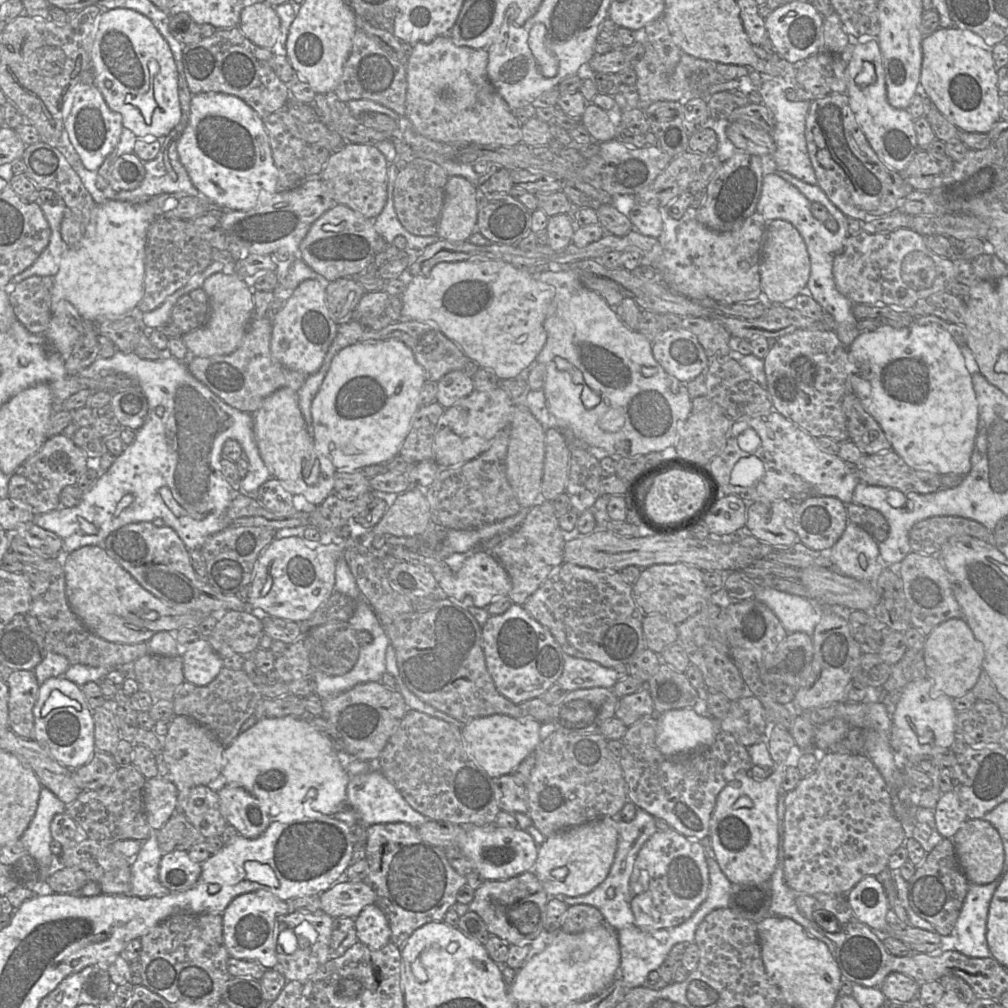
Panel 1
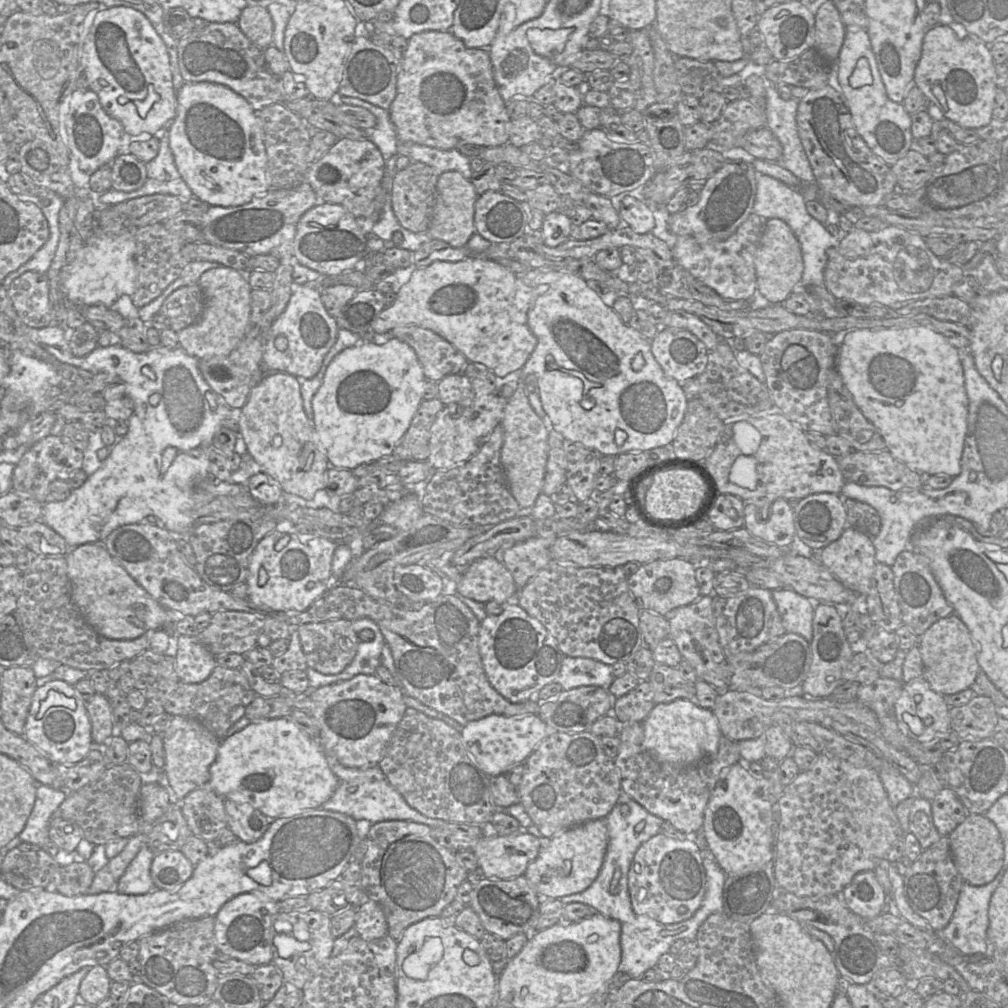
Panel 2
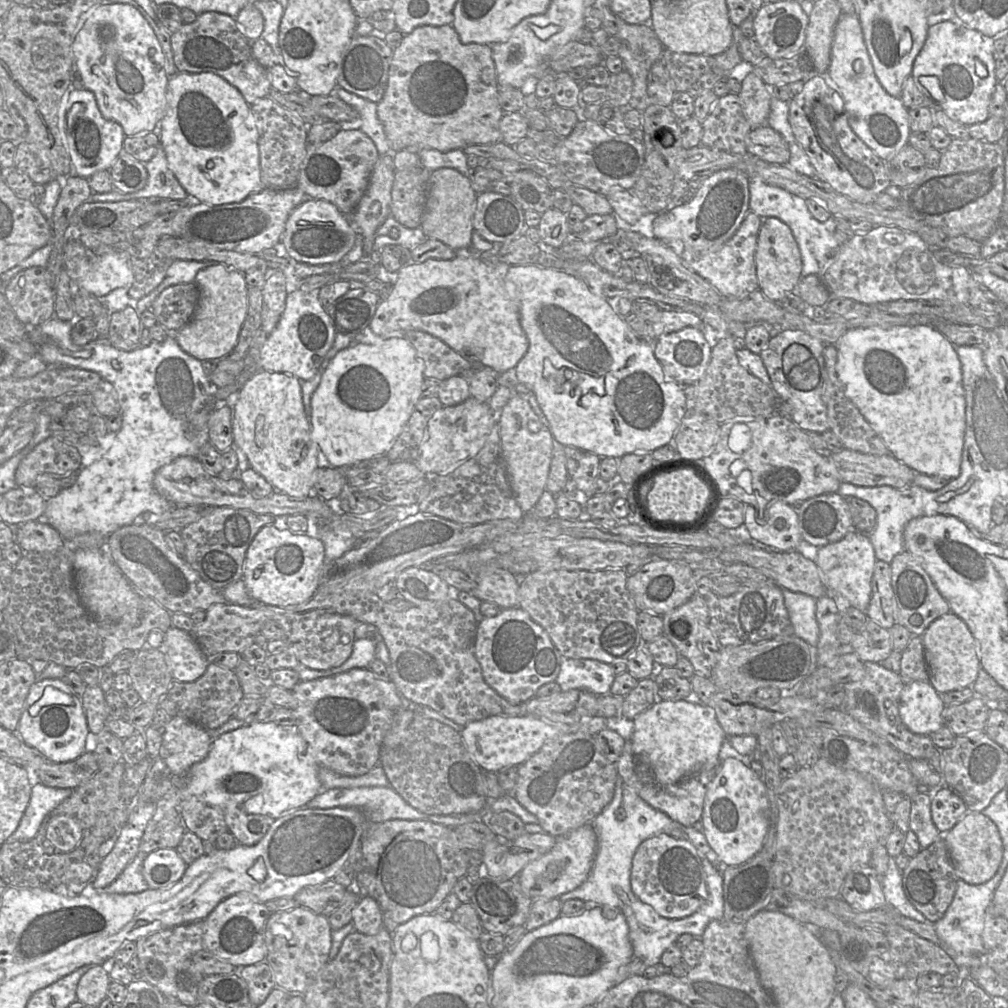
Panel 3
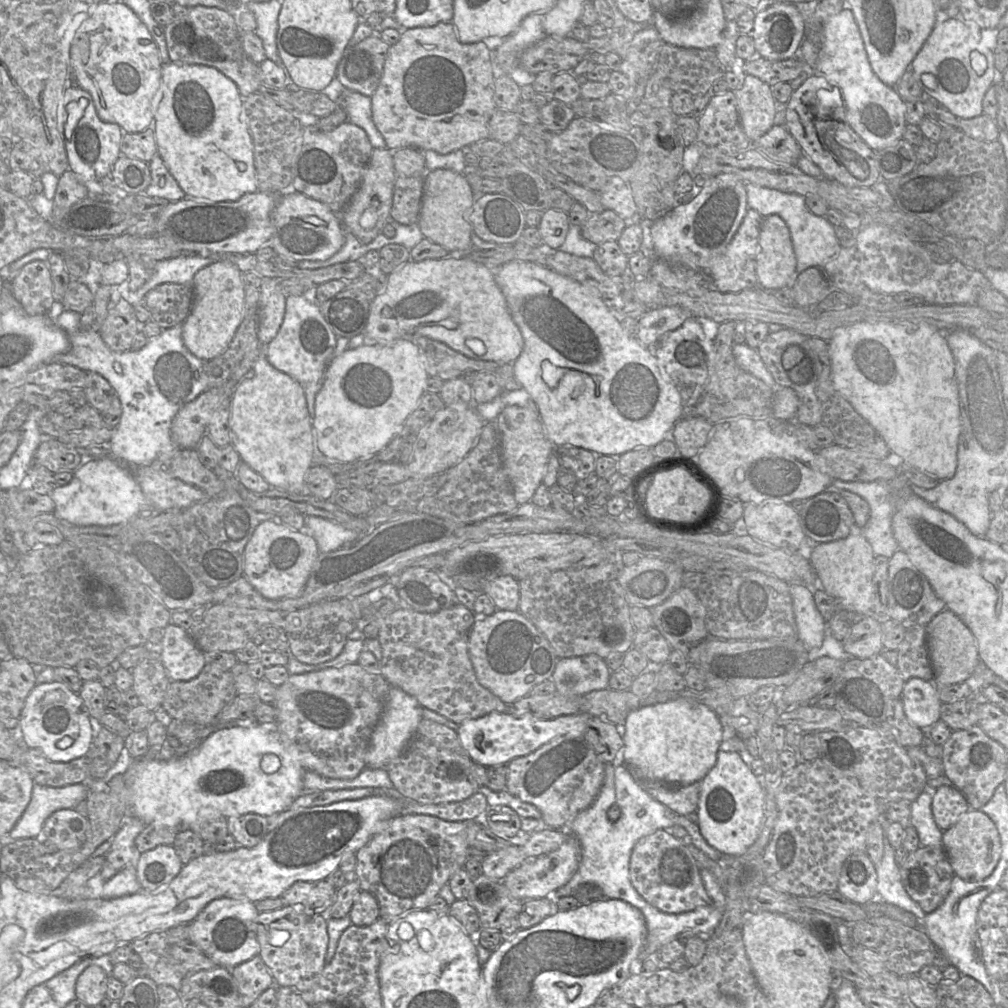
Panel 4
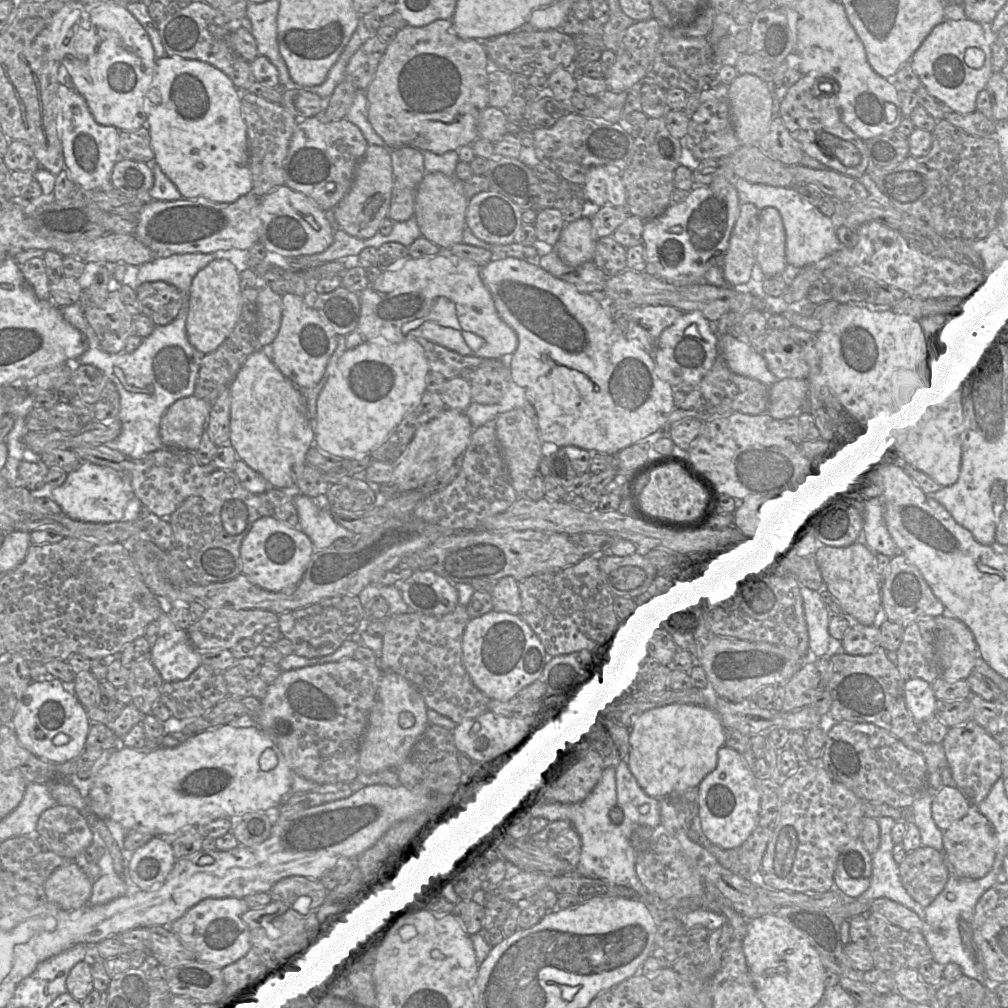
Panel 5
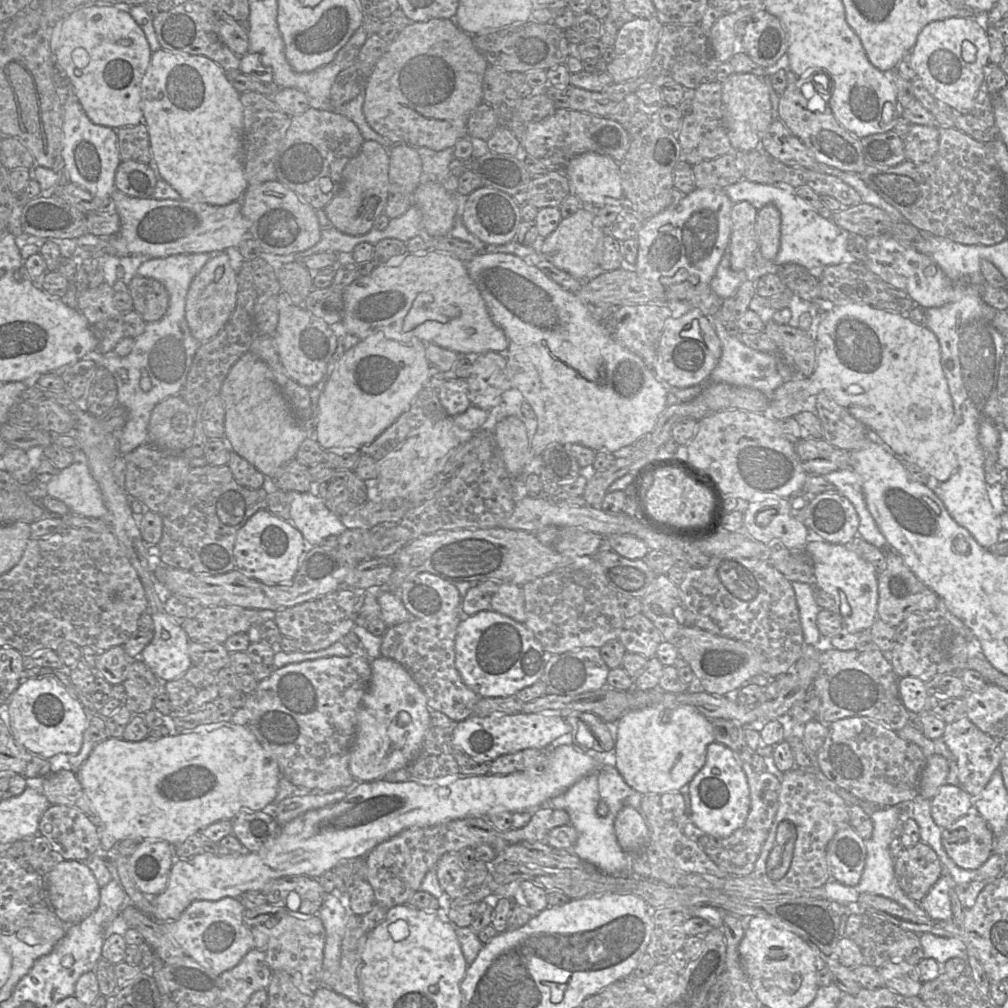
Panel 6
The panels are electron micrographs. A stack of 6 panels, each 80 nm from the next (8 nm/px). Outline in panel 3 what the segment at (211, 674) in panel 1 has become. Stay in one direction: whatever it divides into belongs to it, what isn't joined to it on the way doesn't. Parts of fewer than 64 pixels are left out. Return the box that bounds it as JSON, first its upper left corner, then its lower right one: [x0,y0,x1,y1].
[159,626,209,682]

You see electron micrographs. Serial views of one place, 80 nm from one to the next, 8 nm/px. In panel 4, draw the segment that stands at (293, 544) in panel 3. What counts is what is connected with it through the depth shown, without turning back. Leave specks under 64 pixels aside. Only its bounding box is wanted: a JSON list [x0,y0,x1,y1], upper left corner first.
[242,520,318,599]

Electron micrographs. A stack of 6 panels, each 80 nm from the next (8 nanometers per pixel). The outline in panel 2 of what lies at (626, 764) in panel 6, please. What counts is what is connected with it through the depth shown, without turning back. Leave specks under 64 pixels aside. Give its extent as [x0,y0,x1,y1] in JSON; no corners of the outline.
[642,699,722,767]

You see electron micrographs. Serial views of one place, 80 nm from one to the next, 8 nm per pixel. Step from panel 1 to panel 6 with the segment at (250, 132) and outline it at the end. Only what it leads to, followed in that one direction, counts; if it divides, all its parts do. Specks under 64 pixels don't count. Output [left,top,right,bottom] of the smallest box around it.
[141,48,249,206]

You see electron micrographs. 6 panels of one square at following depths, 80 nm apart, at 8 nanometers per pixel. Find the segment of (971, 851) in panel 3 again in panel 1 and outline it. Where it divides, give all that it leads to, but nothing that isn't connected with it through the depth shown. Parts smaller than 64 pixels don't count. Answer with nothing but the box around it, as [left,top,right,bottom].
[951,818,1004,884]

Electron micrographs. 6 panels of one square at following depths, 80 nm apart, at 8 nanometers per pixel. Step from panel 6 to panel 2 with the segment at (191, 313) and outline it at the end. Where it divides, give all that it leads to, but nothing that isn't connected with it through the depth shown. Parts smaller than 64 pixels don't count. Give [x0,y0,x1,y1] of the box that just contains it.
[177,265,252,360]

